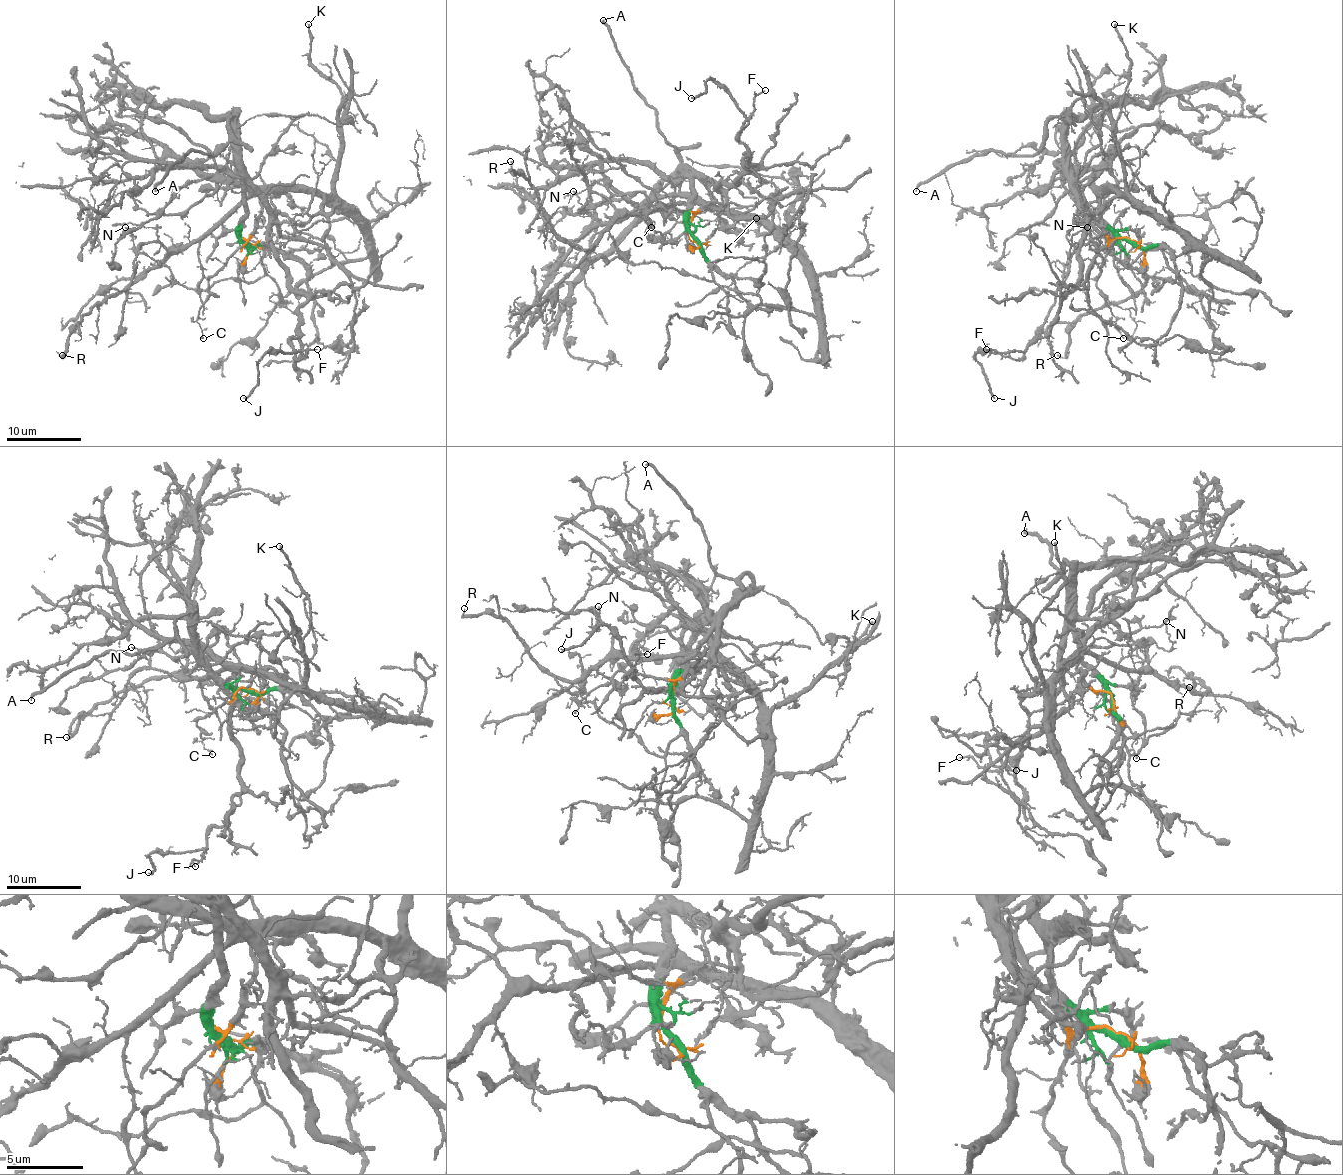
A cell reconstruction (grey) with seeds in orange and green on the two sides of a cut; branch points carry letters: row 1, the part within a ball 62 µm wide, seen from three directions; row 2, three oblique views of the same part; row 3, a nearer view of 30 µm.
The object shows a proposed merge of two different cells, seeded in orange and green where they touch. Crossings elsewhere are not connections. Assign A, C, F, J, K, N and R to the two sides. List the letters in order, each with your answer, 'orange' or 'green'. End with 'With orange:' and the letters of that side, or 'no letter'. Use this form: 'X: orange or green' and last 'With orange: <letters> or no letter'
A: green
C: orange
F: green
J: green
K: orange
N: orange
R: orange
With orange: C, K, N, R

